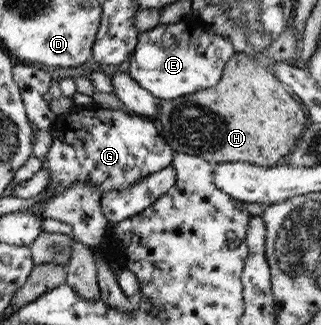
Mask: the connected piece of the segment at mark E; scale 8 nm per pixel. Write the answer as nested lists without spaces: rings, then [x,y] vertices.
[[[187,18],[176,23],[153,26],[137,37],[128,58],[128,74],[132,80],[148,90],[160,101],[174,100],[190,92],[210,88],[218,82],[222,66],[234,53],[230,40],[202,28],[196,19]]]

